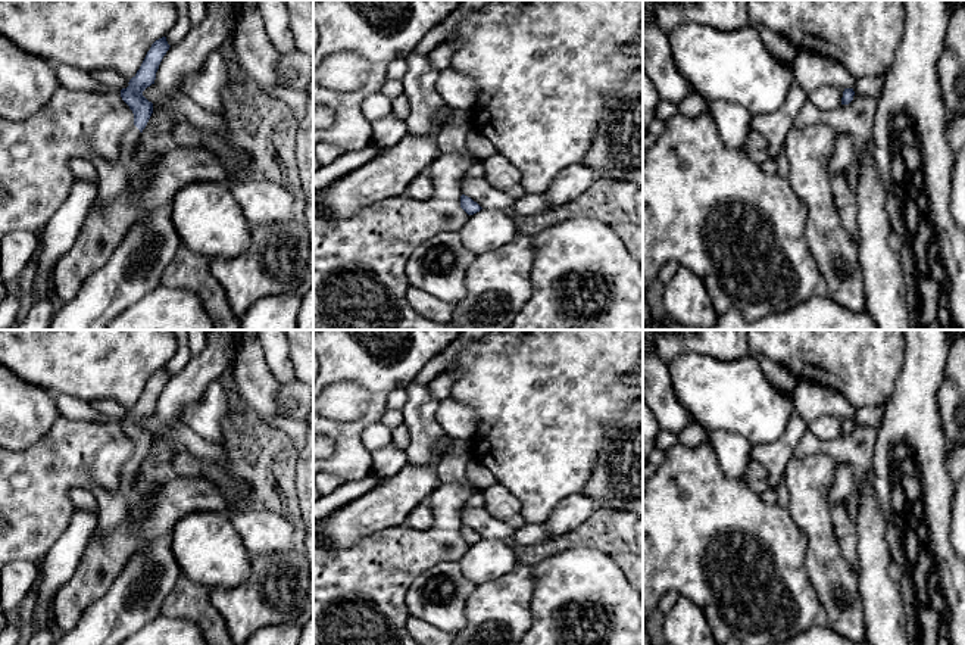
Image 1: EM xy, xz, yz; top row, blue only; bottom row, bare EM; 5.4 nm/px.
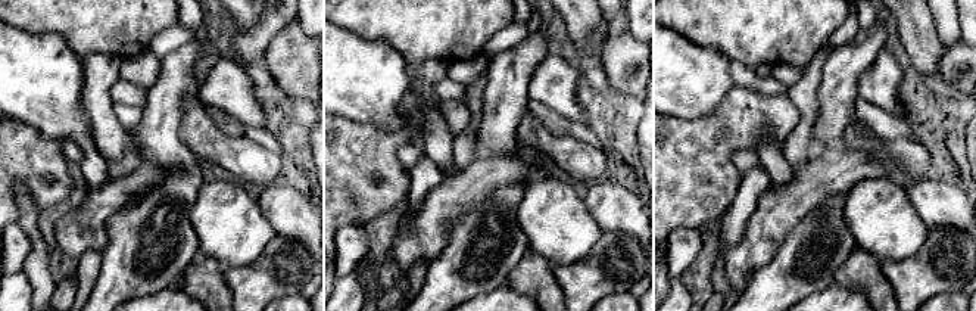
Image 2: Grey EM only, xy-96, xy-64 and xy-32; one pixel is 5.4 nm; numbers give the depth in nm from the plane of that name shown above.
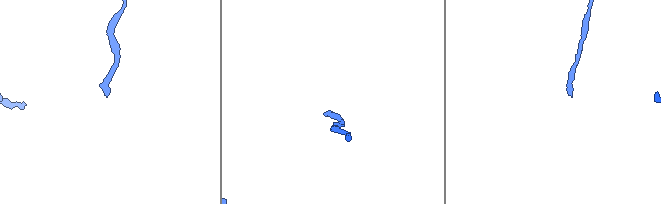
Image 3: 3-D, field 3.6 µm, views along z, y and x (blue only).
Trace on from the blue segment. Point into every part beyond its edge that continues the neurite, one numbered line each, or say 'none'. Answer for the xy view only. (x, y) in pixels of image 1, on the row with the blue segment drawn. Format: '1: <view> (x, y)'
1: xy (130, 142)

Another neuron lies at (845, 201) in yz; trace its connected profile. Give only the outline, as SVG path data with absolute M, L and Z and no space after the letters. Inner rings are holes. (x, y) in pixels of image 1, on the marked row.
M838 172L838 174L833 175L830 178L830 186L833 188L834 206L838 212L838 216L840 216L846 231L850 234L850 237L858 244L859 243L858 205L856 205L855 190L852 190L849 187L844 172Z

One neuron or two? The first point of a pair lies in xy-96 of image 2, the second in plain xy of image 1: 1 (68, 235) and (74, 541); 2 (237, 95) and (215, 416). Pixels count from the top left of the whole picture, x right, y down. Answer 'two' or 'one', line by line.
1: two
2: one

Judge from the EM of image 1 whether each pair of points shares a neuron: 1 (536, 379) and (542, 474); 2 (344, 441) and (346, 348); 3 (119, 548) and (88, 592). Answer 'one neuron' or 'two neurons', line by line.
1: one neuron
2: one neuron
3: one neuron

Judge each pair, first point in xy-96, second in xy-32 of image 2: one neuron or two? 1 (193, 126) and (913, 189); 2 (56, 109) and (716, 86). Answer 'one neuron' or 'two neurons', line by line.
1: two neurons
2: one neuron

